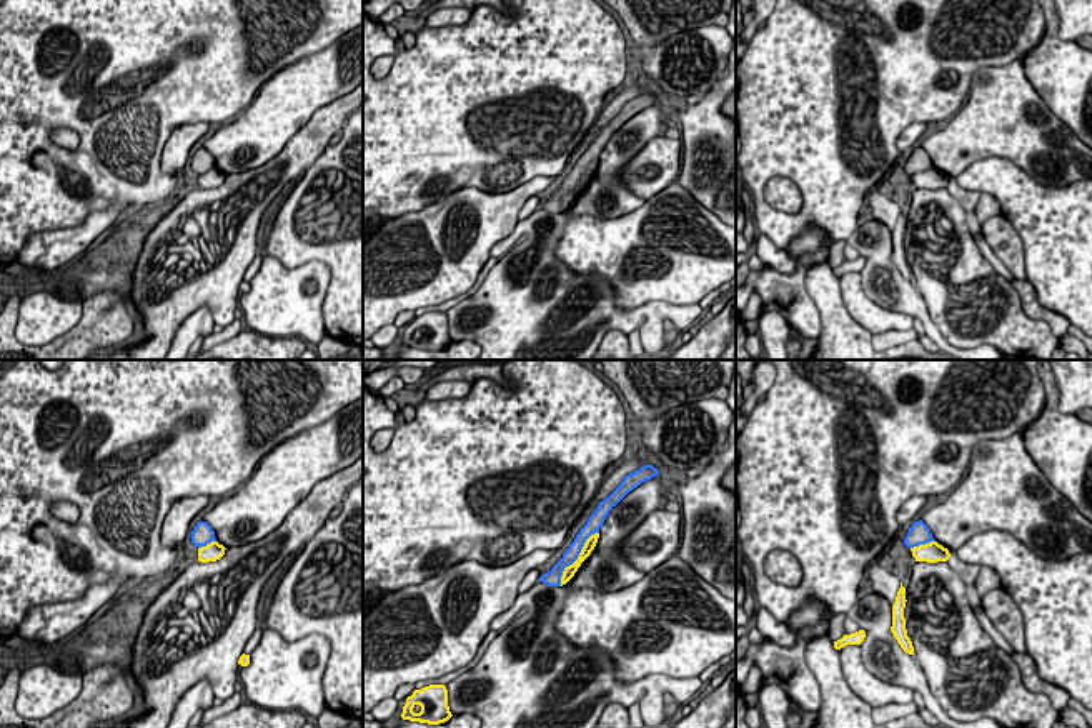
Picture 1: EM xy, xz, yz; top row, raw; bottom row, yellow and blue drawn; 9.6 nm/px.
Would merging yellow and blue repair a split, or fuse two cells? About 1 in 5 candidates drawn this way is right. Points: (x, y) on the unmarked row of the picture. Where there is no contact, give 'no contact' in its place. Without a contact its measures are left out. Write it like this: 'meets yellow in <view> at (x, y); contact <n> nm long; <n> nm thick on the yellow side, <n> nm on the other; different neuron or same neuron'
meets yellow in xz at (578, 185); contact 650 nm long; 120 nm thick on the yellow side, 140 nm on the other; different neuron

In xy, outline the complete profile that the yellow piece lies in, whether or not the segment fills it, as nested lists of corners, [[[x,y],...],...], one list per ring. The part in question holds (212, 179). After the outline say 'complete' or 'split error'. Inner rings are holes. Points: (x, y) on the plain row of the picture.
[[[211,168],[206,173],[198,175],[198,188],[208,190],[216,188],[225,182],[225,173],[218,168]]]; complete

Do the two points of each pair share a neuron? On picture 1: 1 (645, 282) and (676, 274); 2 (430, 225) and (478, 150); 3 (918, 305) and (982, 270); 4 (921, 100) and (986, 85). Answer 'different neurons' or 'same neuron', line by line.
1: same neuron
2: different neurons
3: different neurons
4: different neurons

